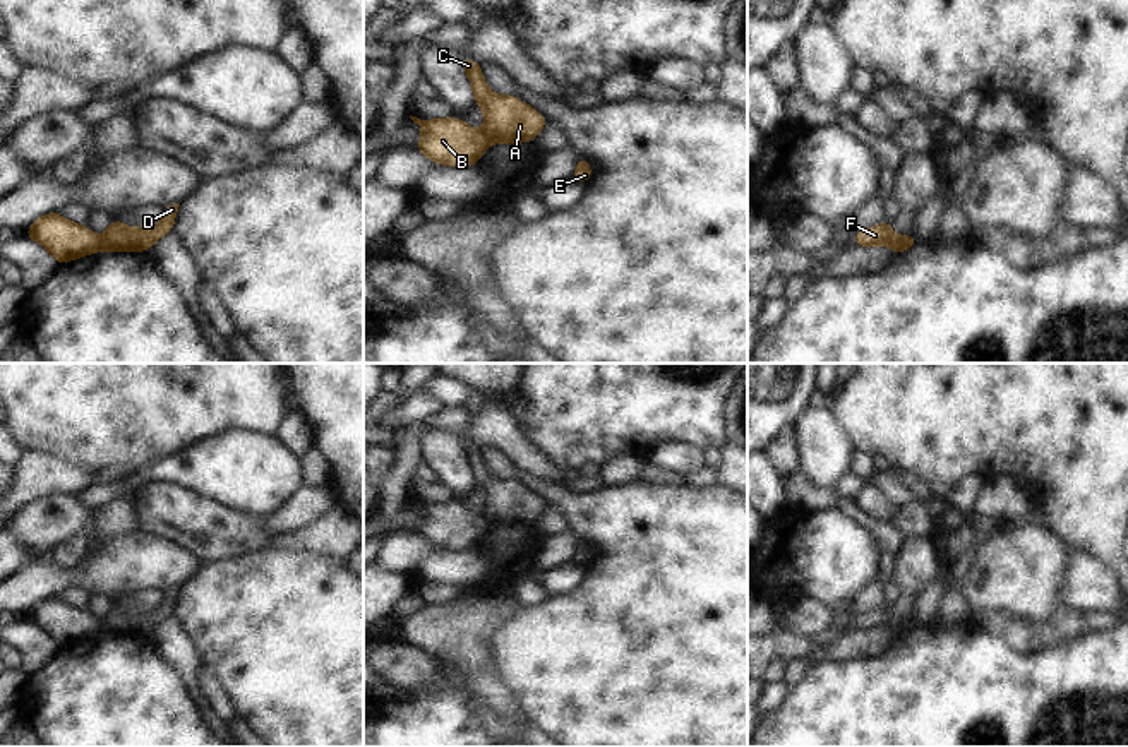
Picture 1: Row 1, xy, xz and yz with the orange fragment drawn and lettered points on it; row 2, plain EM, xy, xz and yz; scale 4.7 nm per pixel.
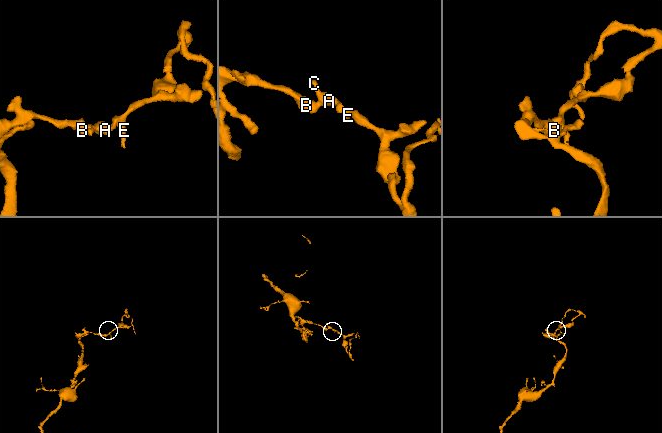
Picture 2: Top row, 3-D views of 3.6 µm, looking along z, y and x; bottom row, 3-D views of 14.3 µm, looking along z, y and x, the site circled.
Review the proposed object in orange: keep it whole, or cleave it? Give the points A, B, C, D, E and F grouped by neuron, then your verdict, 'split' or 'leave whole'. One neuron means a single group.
A C D E F / B; split

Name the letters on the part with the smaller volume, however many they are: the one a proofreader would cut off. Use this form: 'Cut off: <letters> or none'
Cut off: A, C, D, E, F

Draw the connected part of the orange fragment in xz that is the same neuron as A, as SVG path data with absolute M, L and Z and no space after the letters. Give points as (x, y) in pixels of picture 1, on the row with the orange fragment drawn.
M461 57L468 72L475 103L485 111L483 134L492 142L533 142L549 123L543 115L525 105L516 96L494 94L482 77L482 67L470 57Z

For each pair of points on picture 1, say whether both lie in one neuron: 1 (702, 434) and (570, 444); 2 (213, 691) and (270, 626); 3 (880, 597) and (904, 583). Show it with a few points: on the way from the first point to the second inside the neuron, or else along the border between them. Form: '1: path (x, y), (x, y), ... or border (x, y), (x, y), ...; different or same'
1: path (669, 427), (602, 427); same
2: border (203, 663), (213, 672), (228, 696), (235, 715); different
3: border (888, 586), (894, 593); different

